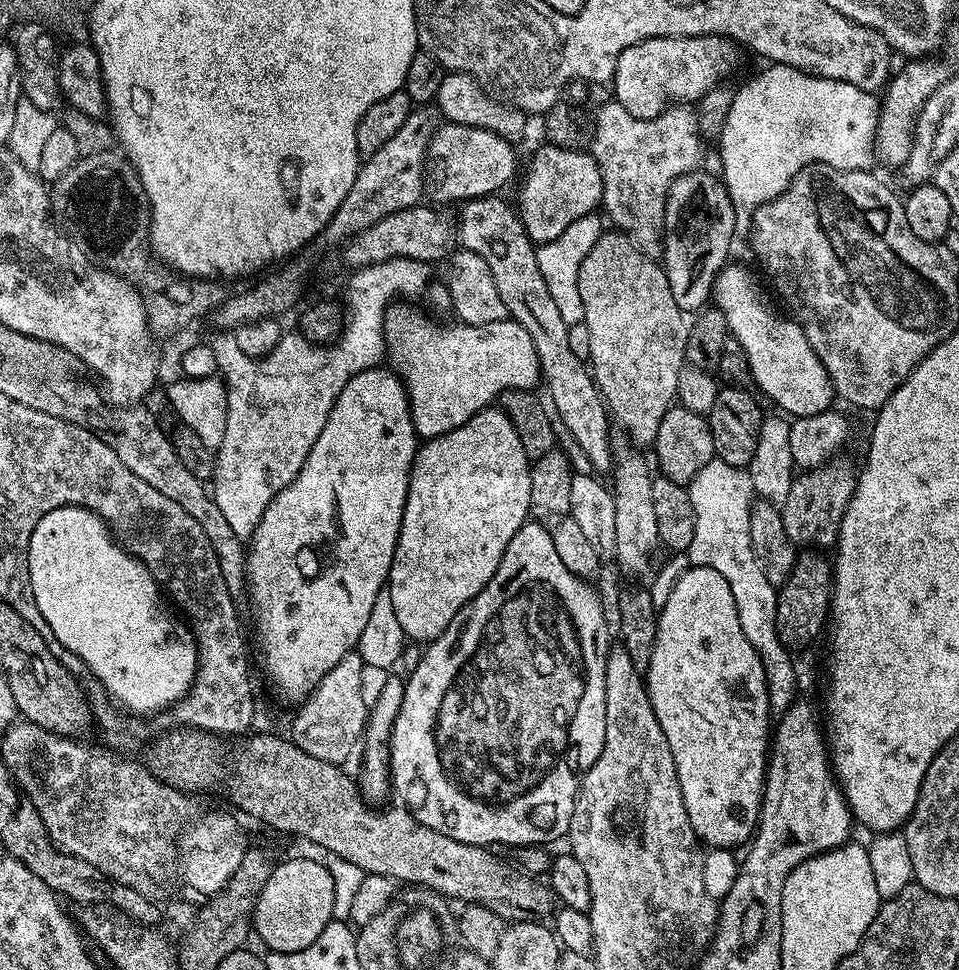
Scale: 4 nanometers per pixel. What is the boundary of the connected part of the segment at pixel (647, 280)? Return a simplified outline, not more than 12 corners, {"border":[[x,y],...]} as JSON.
{"border":[[619,230],[582,258],[590,371],[623,435],[655,445],[689,321]]}

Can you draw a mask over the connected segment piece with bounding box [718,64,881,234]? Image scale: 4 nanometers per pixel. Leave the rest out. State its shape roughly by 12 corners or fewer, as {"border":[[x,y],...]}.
{"border":[[768,66],[732,97],[737,233],[808,164],[874,164],[881,101]]}

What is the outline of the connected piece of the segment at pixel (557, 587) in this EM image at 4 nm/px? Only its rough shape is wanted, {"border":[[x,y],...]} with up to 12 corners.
{"border":[[526,522],[406,676],[392,787],[481,846],[567,837],[604,604]]}

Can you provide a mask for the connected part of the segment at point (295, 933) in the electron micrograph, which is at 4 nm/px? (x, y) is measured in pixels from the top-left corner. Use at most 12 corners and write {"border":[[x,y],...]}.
{"border":[[312,858],[278,862],[253,912],[271,952],[297,953],[333,919]]}

